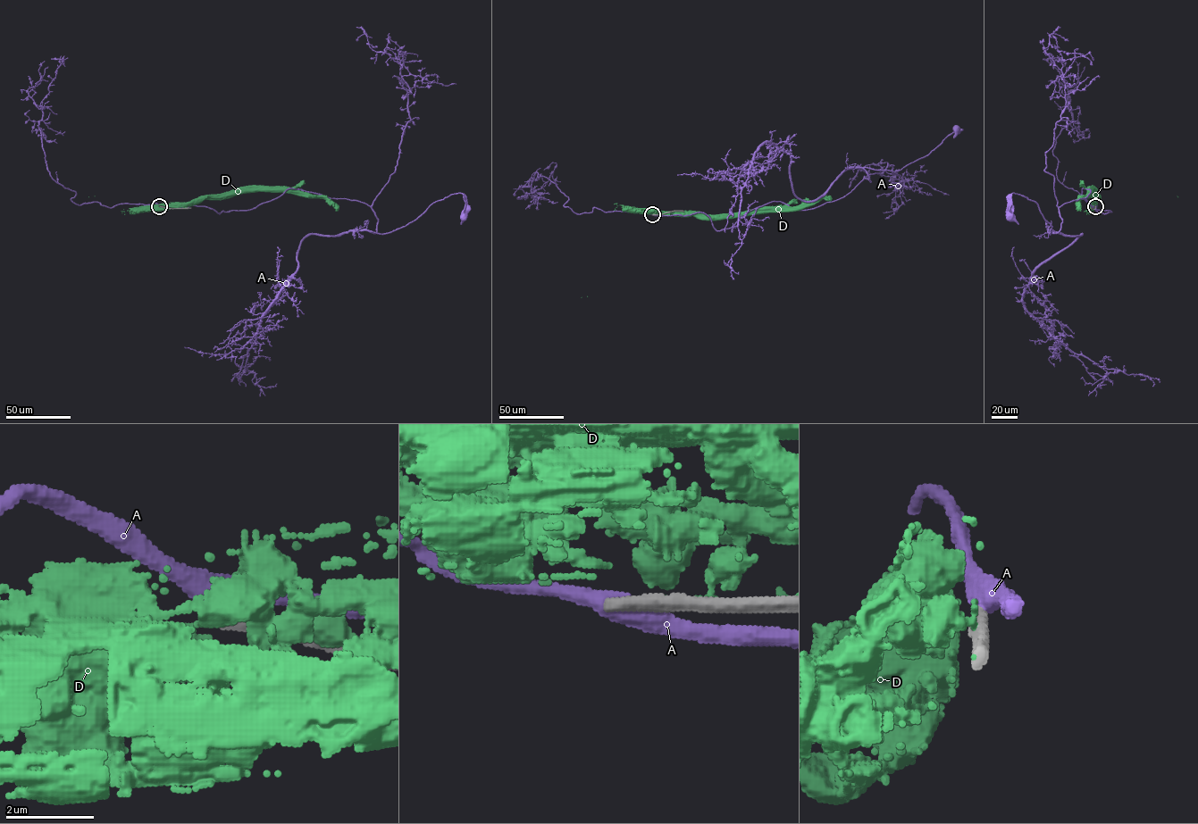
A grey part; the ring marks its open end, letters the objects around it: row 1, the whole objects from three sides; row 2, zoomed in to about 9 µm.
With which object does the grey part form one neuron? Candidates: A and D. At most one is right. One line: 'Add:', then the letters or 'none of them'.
Add: none of them

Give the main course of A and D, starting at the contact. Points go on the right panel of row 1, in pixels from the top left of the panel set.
A: (1095, 206), (1111, 212), (1093, 209), (1083, 188), (1050, 233), (1037, 204), (1011, 193), (1009, 217)
D: (1094, 205), (1093, 203), (1095, 194), (1090, 191), (1079, 201), (1080, 211)

